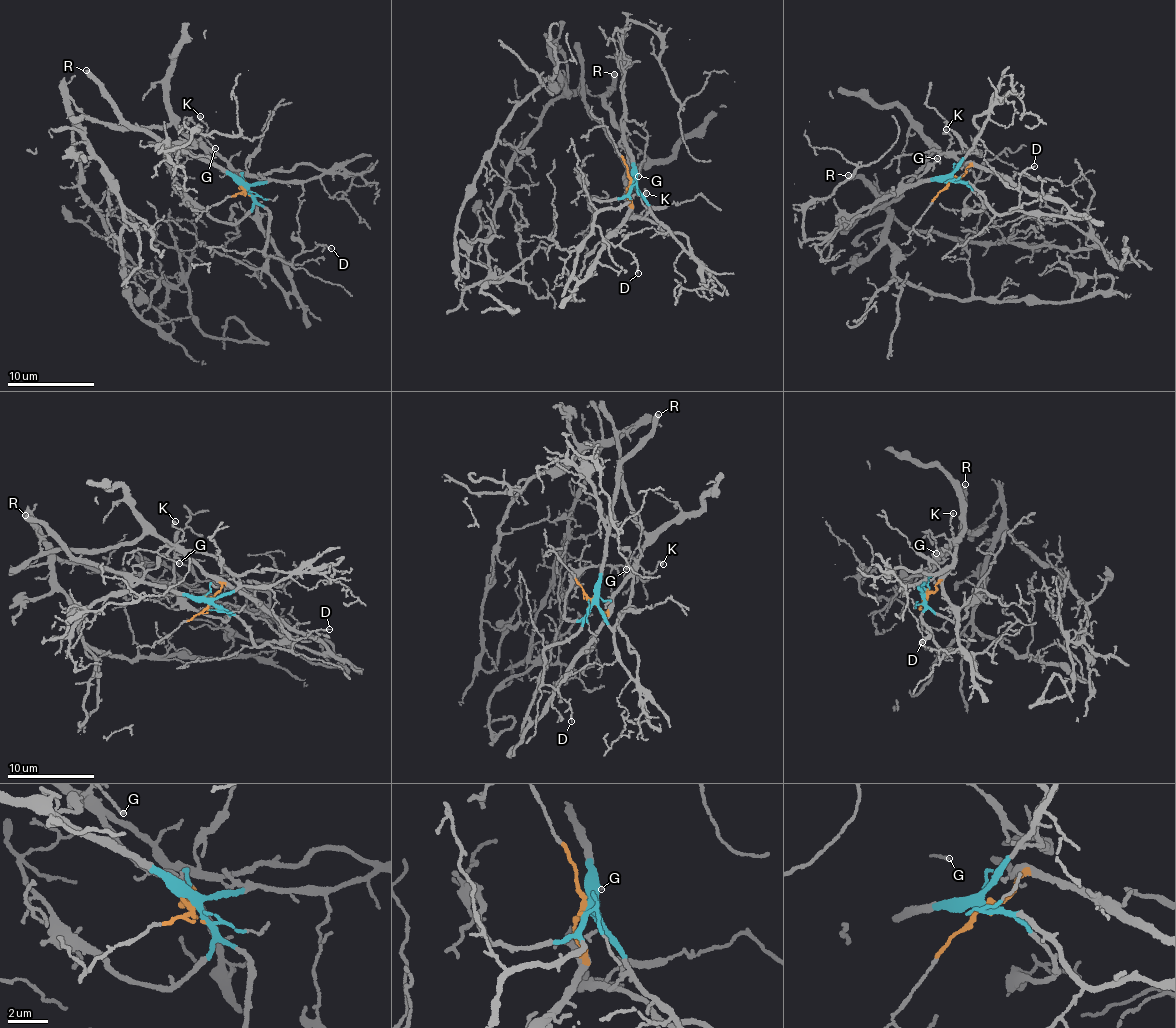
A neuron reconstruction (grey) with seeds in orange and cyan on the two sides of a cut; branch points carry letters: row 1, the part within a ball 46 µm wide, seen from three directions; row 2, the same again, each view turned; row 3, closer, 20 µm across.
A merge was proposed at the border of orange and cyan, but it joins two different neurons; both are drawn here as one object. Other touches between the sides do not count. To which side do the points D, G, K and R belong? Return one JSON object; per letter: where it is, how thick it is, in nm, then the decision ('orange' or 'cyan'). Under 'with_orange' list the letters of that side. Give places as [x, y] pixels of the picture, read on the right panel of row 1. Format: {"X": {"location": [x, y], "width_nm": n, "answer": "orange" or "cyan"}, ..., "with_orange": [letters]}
{"D": {"location": [1034, 166], "width_nm": 120, "answer": "cyan"}, "G": {"location": [937, 158], "width_nm": 140, "answer": "orange"}, "K": {"location": [946, 129], "width_nm": 160, "answer": "orange"}, "R": {"location": [848, 175], "width_nm": 400, "answer": "cyan"}, "with_orange": ["G", "K"]}

